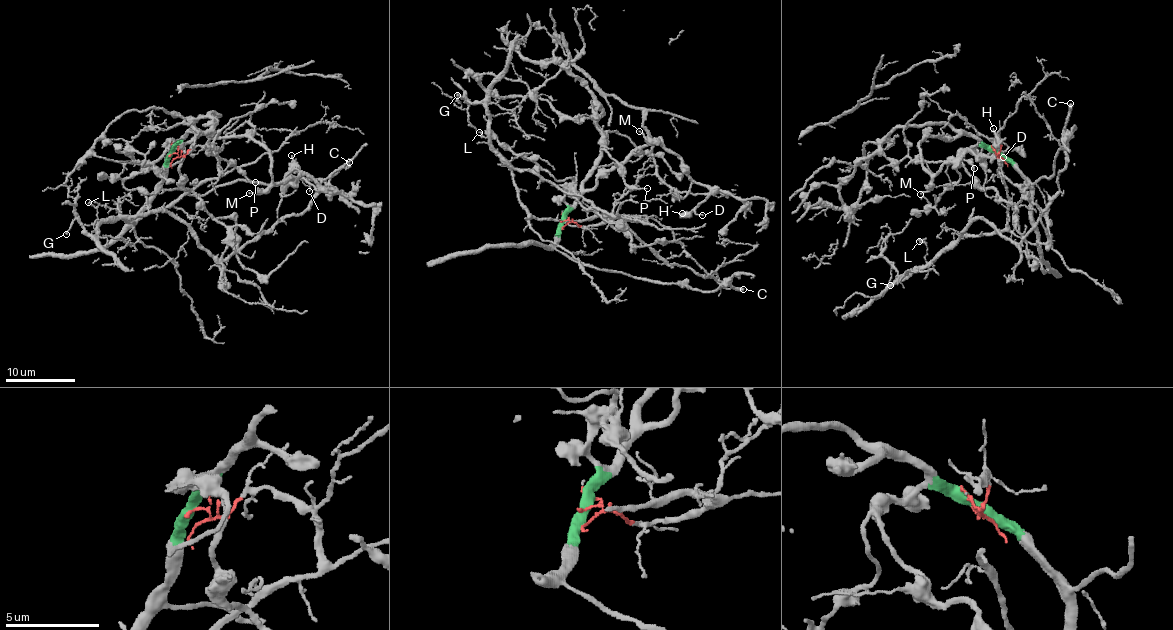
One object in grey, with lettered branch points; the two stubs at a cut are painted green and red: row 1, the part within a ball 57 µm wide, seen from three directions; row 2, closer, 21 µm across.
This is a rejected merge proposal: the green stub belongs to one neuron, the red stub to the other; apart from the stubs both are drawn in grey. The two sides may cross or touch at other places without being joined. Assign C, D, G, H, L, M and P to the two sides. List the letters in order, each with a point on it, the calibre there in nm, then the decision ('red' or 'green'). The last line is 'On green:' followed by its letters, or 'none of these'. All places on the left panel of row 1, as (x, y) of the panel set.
C: at (349, 162); 400 nm thick; red
D: at (309, 191); 100 nm thick; green
G: at (66, 234); 110 nm thick; red
H: at (291, 155); 200 nm thick; green
L: at (88, 202); 90 nm thick; red
M: at (249, 193); 140 nm thick; green
P: at (255, 182); 130 nm thick; green
On green: D, H, M, P

